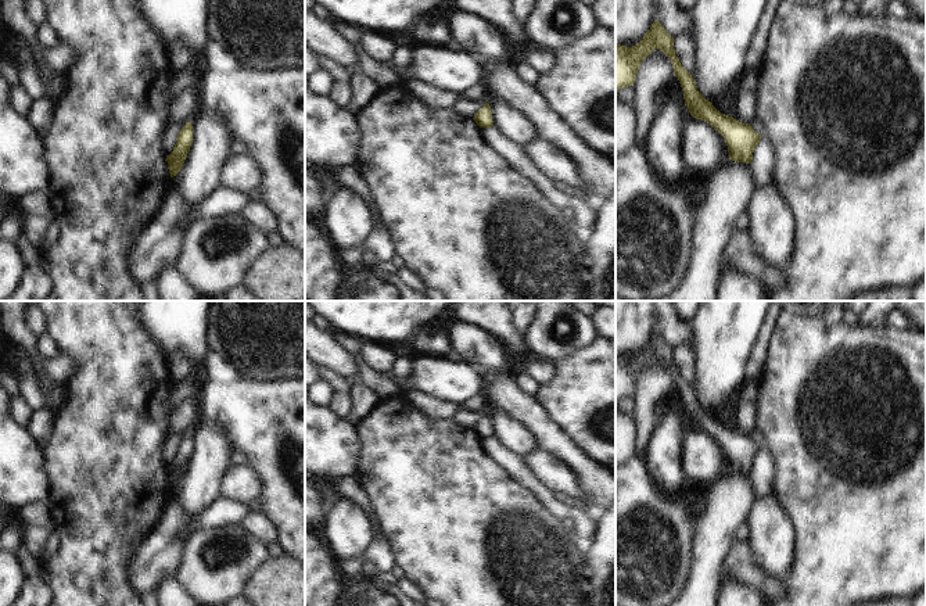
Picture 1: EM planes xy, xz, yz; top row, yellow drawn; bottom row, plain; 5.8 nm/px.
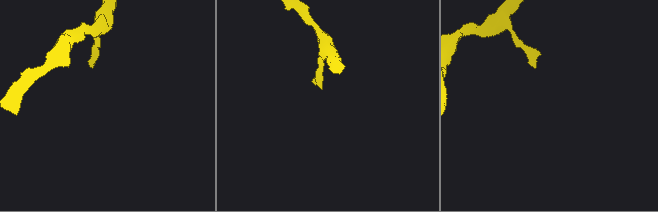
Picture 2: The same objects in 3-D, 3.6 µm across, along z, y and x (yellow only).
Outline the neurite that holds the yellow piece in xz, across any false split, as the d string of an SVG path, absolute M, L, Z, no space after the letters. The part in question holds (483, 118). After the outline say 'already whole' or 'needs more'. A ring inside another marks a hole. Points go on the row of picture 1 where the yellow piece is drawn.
M488 103L484 104L481 110L473 118L480 128L491 128L493 126L492 112Z | already whole

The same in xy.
M186 122L186 125L180 129L177 135L173 151L169 155L166 155L171 178L176 176L180 172L184 159L190 151L191 143L193 143L193 125L191 122Z | already whole

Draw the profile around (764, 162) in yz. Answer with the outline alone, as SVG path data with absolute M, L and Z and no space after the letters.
M761 139L753 153L751 161L757 189L774 183L776 176L778 155L769 139Z

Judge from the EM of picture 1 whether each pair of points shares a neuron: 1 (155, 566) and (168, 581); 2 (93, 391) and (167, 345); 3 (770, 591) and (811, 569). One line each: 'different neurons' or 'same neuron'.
1: different neurons
2: different neurons
3: different neurons

